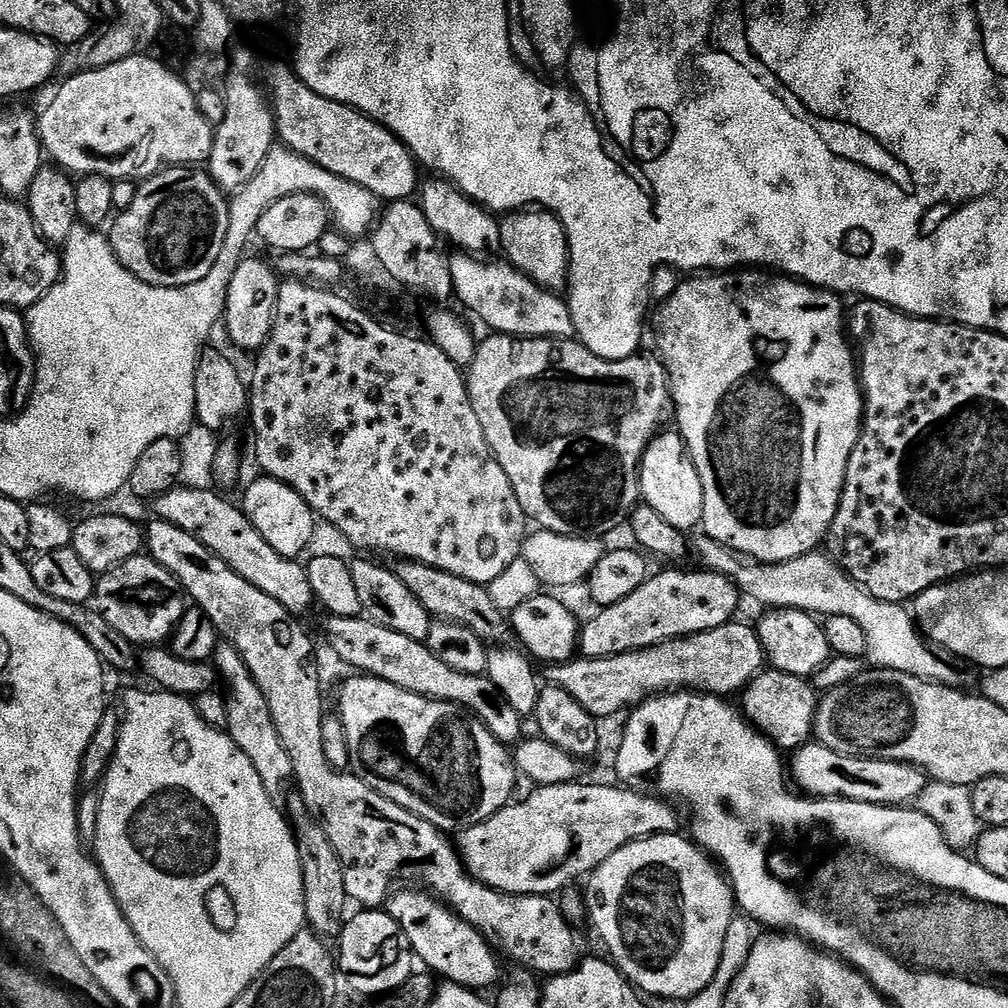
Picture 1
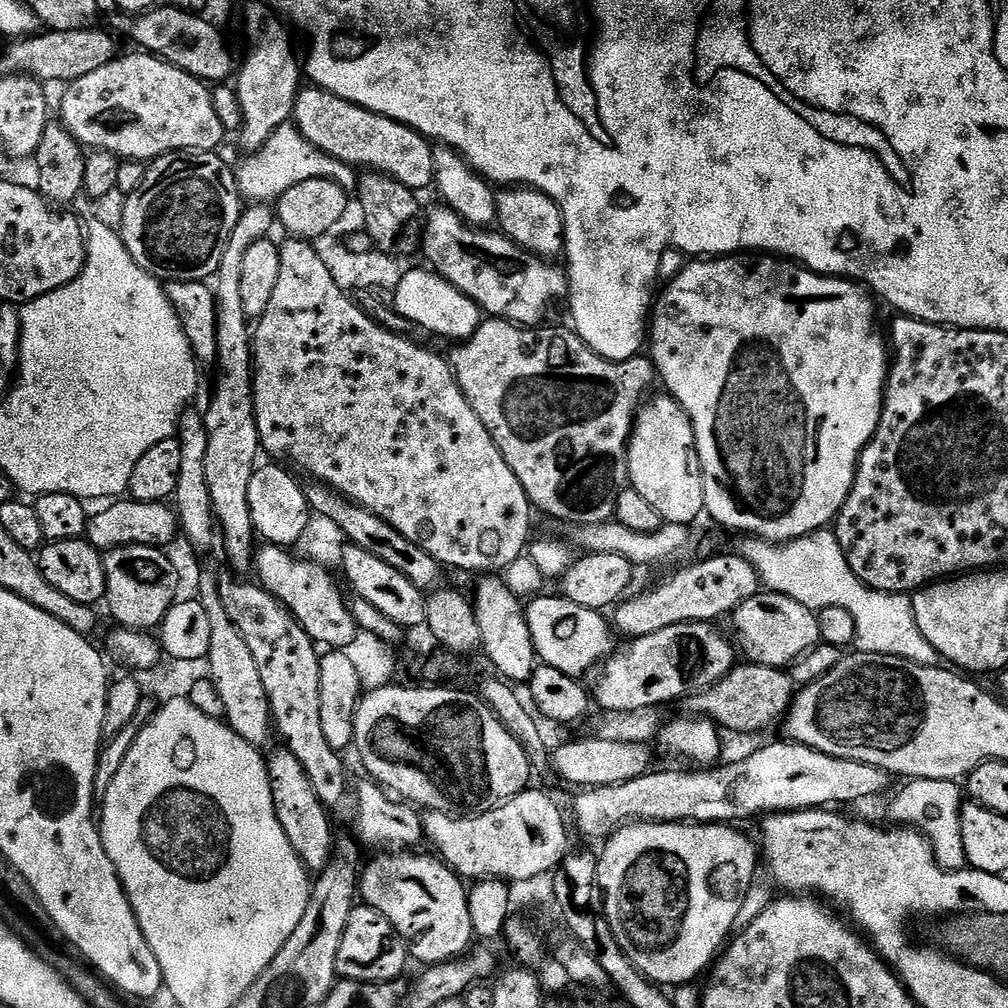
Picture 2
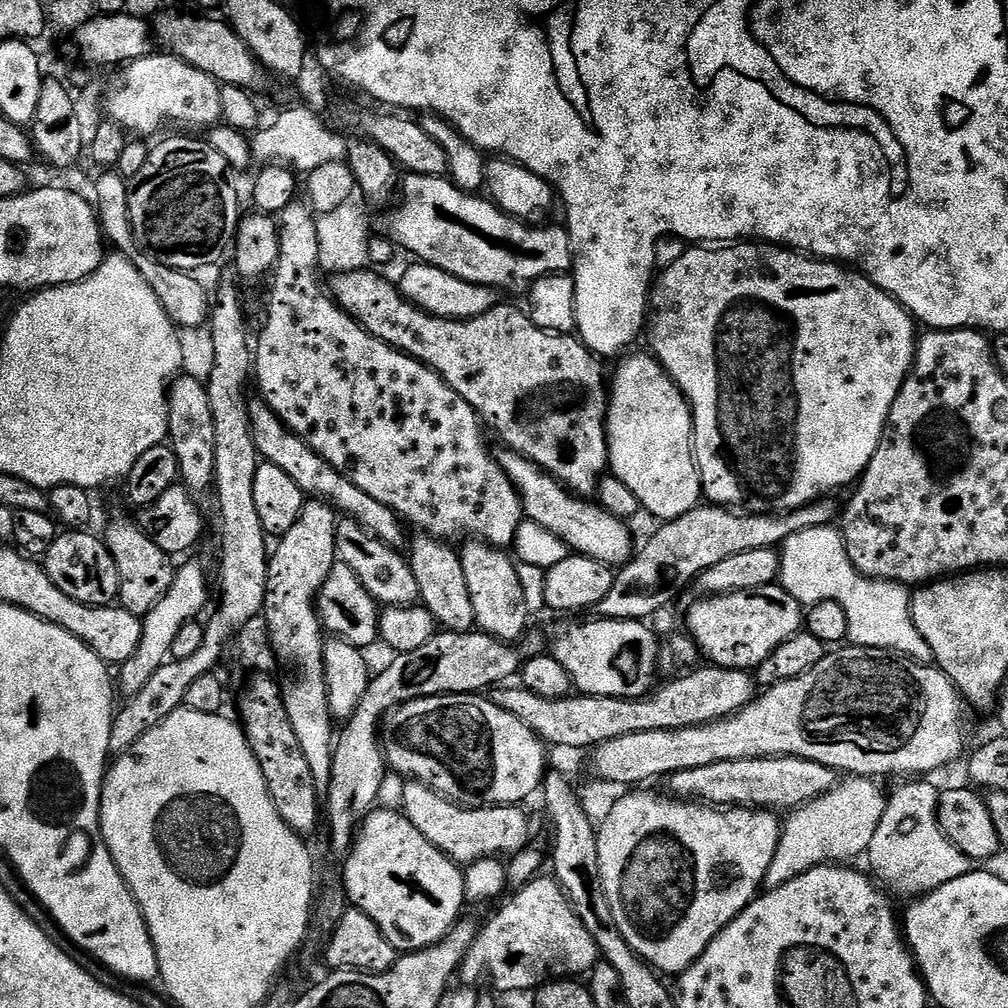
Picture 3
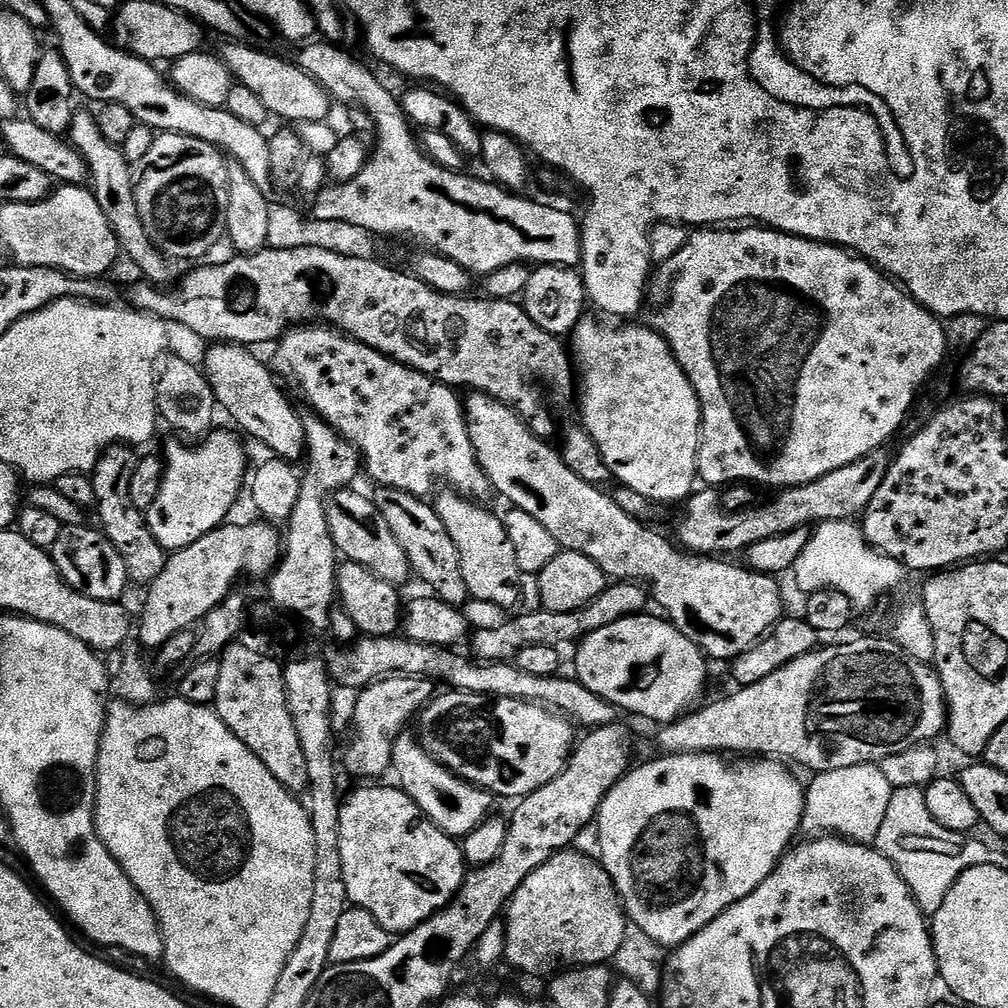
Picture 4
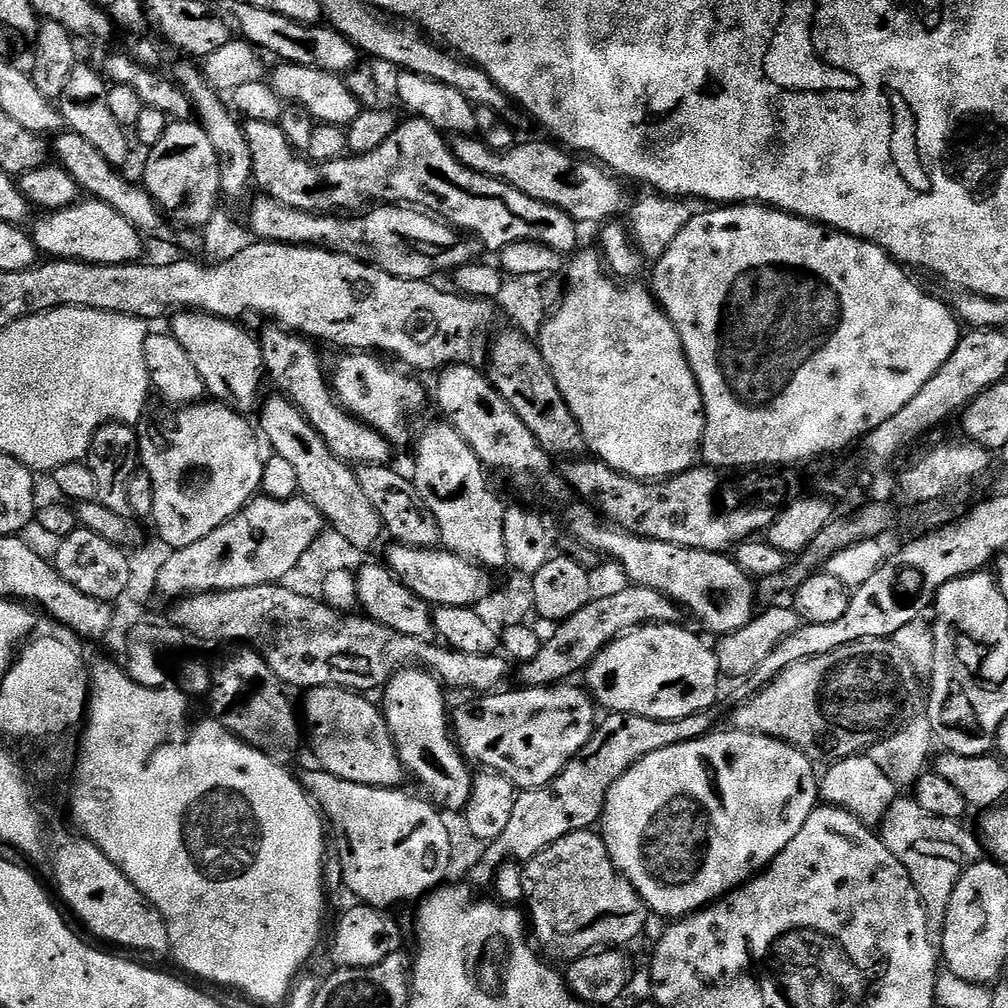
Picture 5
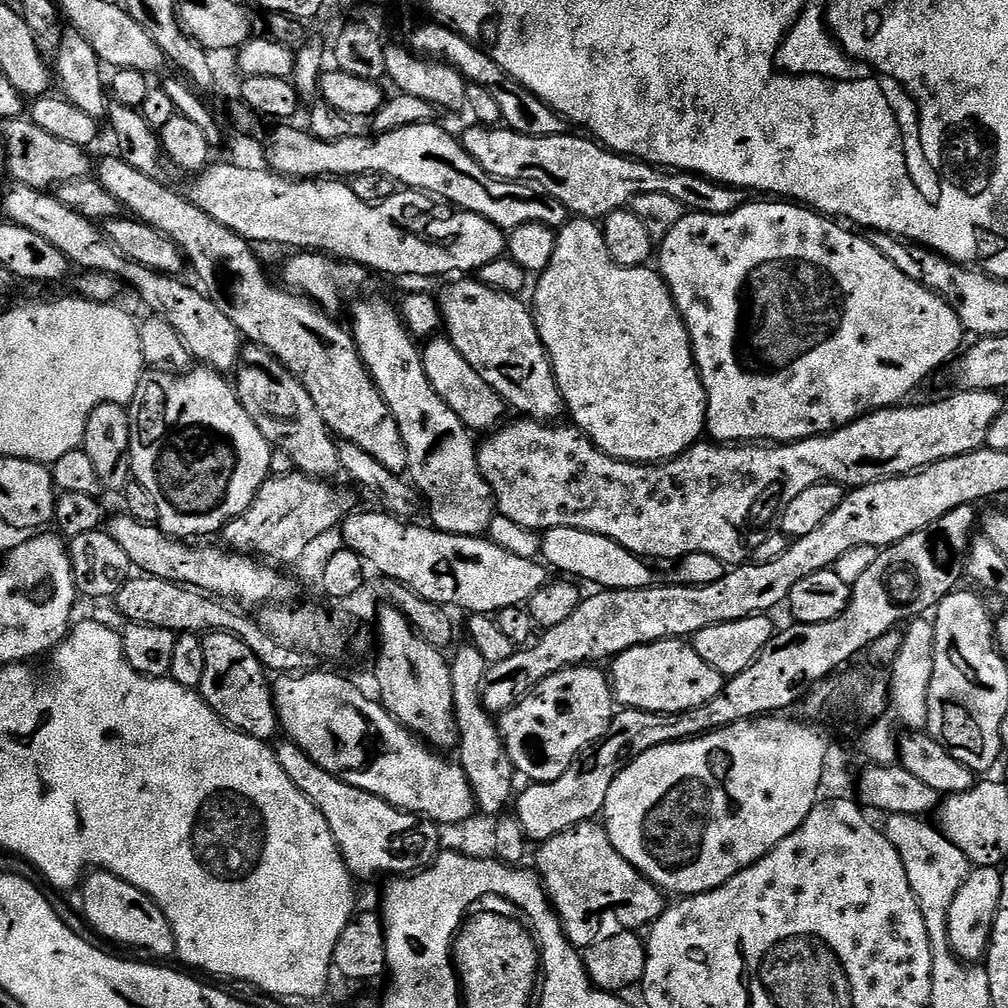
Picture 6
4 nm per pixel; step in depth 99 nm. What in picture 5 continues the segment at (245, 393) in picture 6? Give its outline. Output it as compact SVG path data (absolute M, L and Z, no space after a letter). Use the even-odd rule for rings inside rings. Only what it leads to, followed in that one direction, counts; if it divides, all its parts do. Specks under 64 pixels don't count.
M275 395L269 400L267 397L258 409L258 428L266 444L268 439L271 451L286 458L286 462L294 466L294 471L298 474L299 495L324 515L327 527L333 528L336 531L333 533L339 539L360 549L371 550L382 537L382 525L378 510L370 506L370 498L366 498L362 486L358 486L355 471L345 461L339 460L330 446L326 446L326 442L322 442L322 434L318 434L314 426L310 426L310 422L289 402L287 396Z

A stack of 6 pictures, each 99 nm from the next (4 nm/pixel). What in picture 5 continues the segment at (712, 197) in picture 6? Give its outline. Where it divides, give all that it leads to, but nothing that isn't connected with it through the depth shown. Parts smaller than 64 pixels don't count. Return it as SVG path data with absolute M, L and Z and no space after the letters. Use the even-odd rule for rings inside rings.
M456 134L451 137L450 147L454 158L458 158L458 162L466 166L466 170L474 170L495 180L503 180L504 183L522 190L522 194L538 198L538 202L546 202L562 210L581 225L600 226L605 222L615 221L616 215L620 211L621 215L626 208L623 188L625 185L599 163L581 158L555 142L547 143L543 144L540 140L532 140L529 144L520 142L507 152L495 152L479 138L473 138L468 134Z

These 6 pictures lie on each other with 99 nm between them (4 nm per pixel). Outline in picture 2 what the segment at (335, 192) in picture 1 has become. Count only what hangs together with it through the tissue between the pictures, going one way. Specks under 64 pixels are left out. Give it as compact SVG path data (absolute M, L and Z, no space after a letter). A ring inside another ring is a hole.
M290 122L274 130L274 134L258 152L243 158L236 170L234 184L237 191L242 193L243 199L248 202L275 201L286 190L290 190L290 186L309 181L315 176L338 182L345 190L351 189L354 184L354 170L348 164L338 162L337 159L318 150Z

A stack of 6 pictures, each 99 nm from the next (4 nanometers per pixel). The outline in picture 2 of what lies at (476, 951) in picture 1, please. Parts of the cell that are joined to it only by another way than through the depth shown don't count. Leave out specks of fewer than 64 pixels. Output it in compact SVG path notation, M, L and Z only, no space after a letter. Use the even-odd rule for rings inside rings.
M392 850L387 854L376 854L372 861L363 865L358 885L359 895L369 908L378 910L390 918L390 922L400 931L400 935L415 942L420 936L420 944L413 943L410 956L413 961L421 960L421 965L446 964L457 959L473 947L474 933L468 909L468 888L465 881L457 876L443 860L432 856L419 856L416 850Z

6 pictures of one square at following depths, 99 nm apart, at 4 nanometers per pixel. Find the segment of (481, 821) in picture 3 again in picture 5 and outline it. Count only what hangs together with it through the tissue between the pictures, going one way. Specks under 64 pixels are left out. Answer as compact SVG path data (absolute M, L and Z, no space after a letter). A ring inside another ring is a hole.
M399 668L384 685L382 695L384 721L388 723L405 773L411 779L413 776L425 788L423 791L432 803L441 809L464 809L472 797L474 772L450 735L450 708L448 712L448 704L444 701L446 692L440 681L422 668Z

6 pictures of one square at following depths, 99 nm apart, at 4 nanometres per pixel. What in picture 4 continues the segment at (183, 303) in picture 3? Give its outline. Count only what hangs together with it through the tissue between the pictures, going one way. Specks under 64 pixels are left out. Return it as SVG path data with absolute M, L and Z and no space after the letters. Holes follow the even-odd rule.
M84 110L76 113L70 129L70 143L88 163L90 190L95 194L98 206L102 206L102 214L106 214L106 222L110 222L118 238L121 253L132 259L133 266L144 275L141 277L147 283L153 286L171 285L173 283L171 266L173 265L169 257L158 251L154 242L150 242L150 234L146 234L146 226L142 226L136 201L134 168L124 157L123 147L119 144L111 144L106 134L102 134L97 117L92 112L90 114Z

